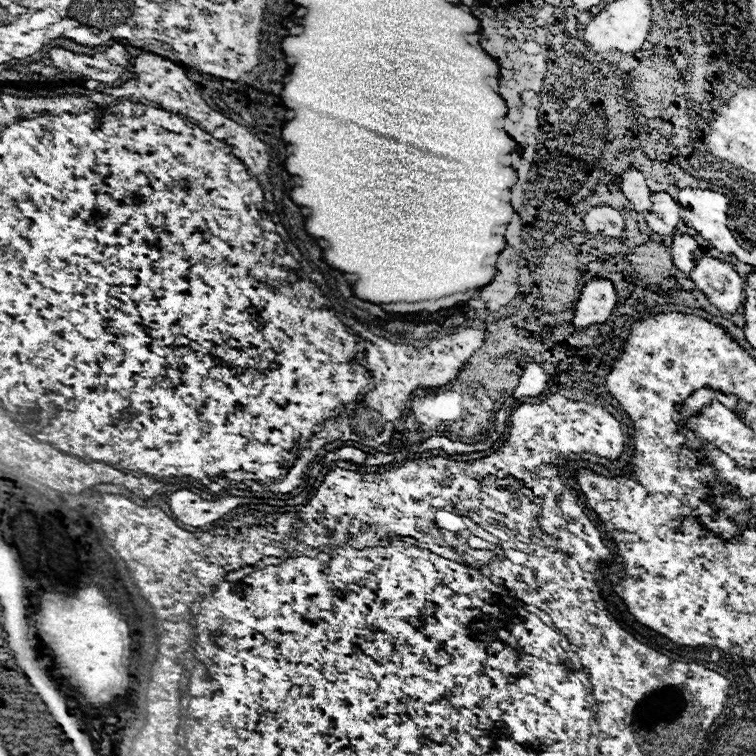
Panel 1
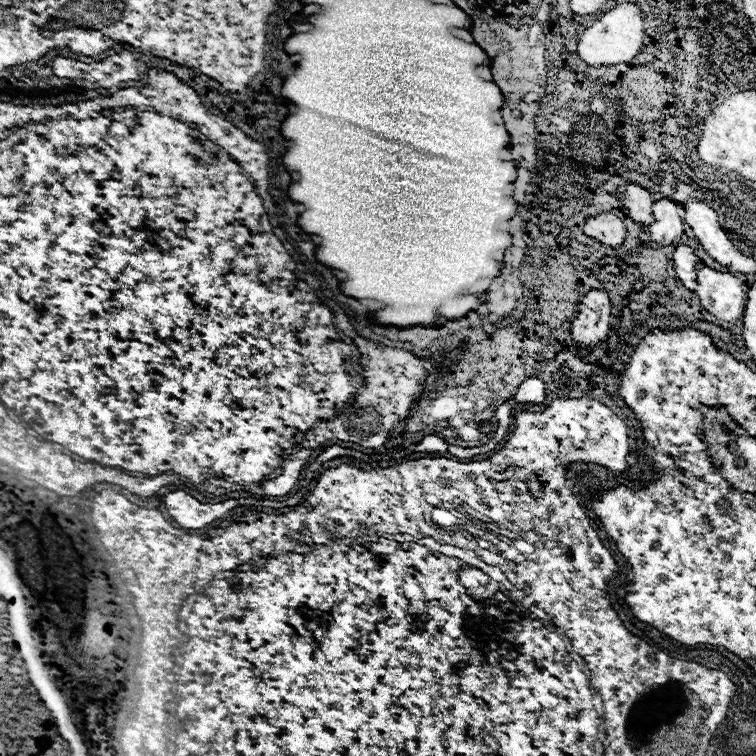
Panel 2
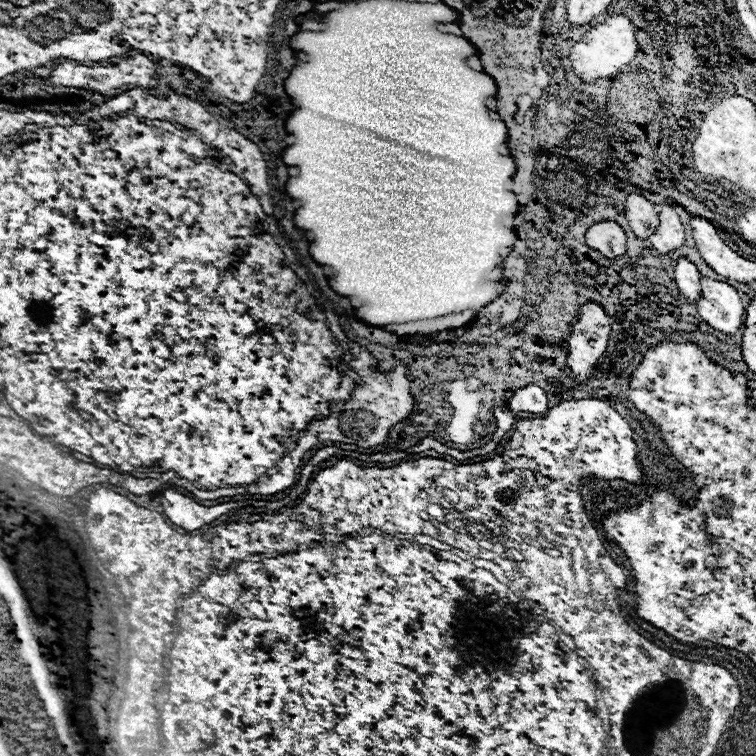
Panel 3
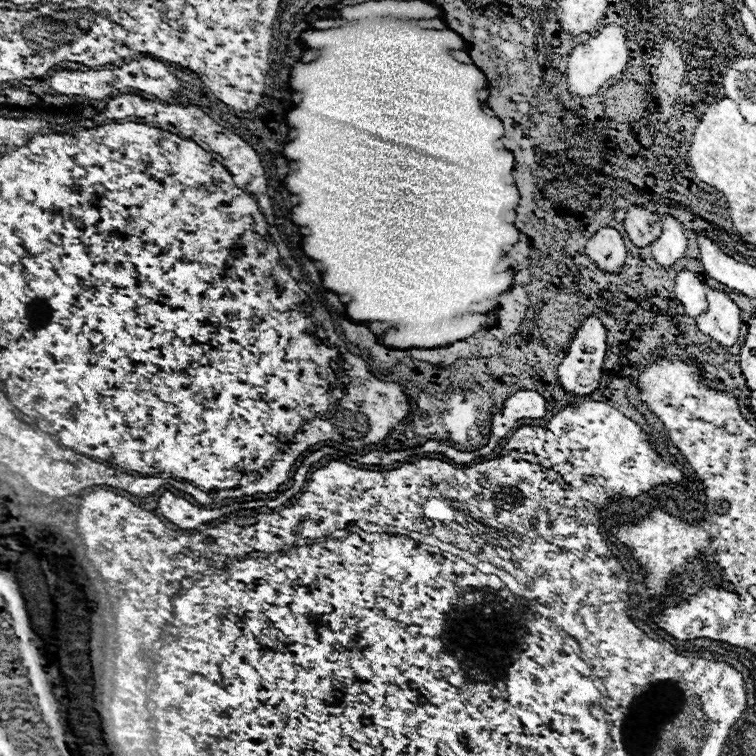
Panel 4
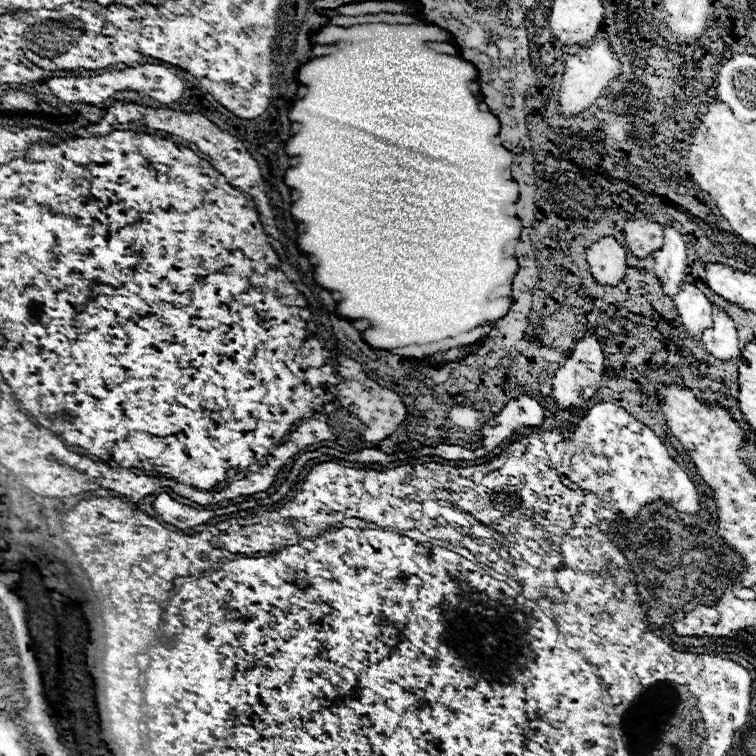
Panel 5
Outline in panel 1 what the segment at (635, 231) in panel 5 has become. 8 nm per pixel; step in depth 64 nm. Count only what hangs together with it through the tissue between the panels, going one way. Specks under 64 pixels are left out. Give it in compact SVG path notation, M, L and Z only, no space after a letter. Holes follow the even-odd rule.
M630 168L630 170L622 172L620 178L622 178L622 192L624 192L624 196L634 204L634 208L638 212L646 214L648 206L650 206L650 190L646 186L644 174L638 168Z

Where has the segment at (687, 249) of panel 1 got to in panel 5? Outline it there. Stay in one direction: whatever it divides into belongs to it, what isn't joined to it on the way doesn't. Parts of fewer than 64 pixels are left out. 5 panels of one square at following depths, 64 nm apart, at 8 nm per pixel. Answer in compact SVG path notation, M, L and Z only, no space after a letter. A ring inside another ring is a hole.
M686 282L678 288L678 294L672 300L678 308L684 326L696 338L700 338L702 328L708 328L712 324L712 304L708 302L706 294L692 282Z

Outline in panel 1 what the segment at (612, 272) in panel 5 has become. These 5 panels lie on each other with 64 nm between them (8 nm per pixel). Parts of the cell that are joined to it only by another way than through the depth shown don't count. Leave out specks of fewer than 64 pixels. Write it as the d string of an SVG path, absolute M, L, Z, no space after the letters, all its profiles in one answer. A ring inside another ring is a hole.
M594 206L586 212L584 224L592 234L606 234L618 238L624 230L624 218L616 208L610 206Z

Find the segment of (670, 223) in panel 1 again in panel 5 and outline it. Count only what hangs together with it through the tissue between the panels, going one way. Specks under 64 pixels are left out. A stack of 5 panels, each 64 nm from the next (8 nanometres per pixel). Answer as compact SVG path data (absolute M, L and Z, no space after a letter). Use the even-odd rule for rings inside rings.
M664 226L664 244L660 250L654 250L654 260L656 276L660 278L664 292L674 296L678 284L686 278L686 242L674 226Z

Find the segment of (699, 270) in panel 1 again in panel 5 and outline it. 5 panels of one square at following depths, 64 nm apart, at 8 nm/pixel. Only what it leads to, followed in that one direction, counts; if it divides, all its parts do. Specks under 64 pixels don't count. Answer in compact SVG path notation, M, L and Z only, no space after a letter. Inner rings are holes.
M718 304L712 308L712 328L704 330L702 340L706 344L706 350L716 358L740 356L736 322Z

